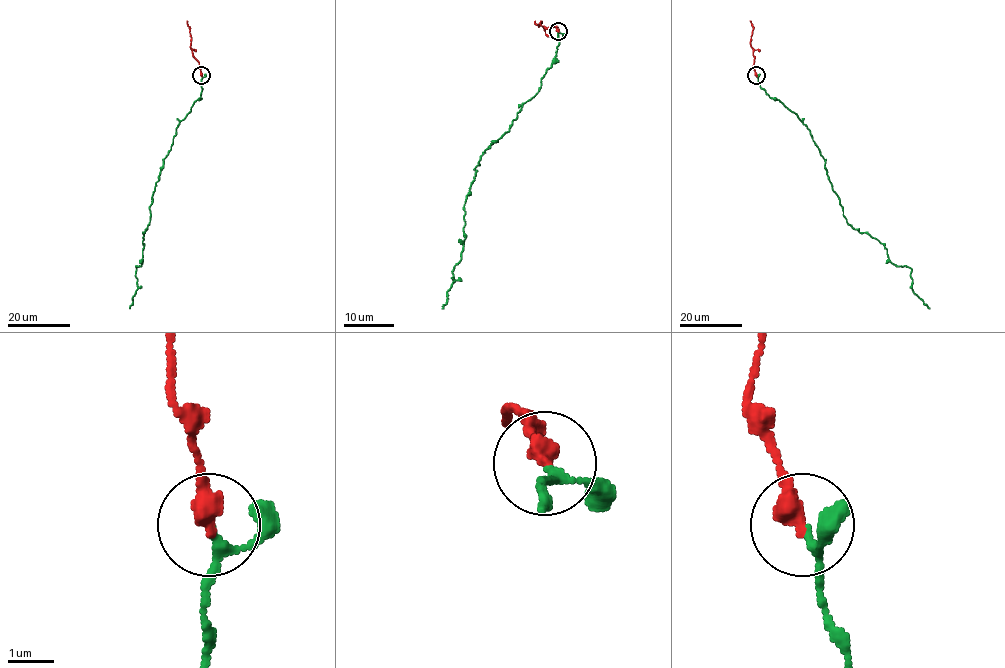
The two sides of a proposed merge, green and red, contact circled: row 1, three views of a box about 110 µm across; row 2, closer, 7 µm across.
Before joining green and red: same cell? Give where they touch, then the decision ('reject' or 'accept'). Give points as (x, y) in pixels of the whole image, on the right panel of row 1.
at (756, 75); accept

